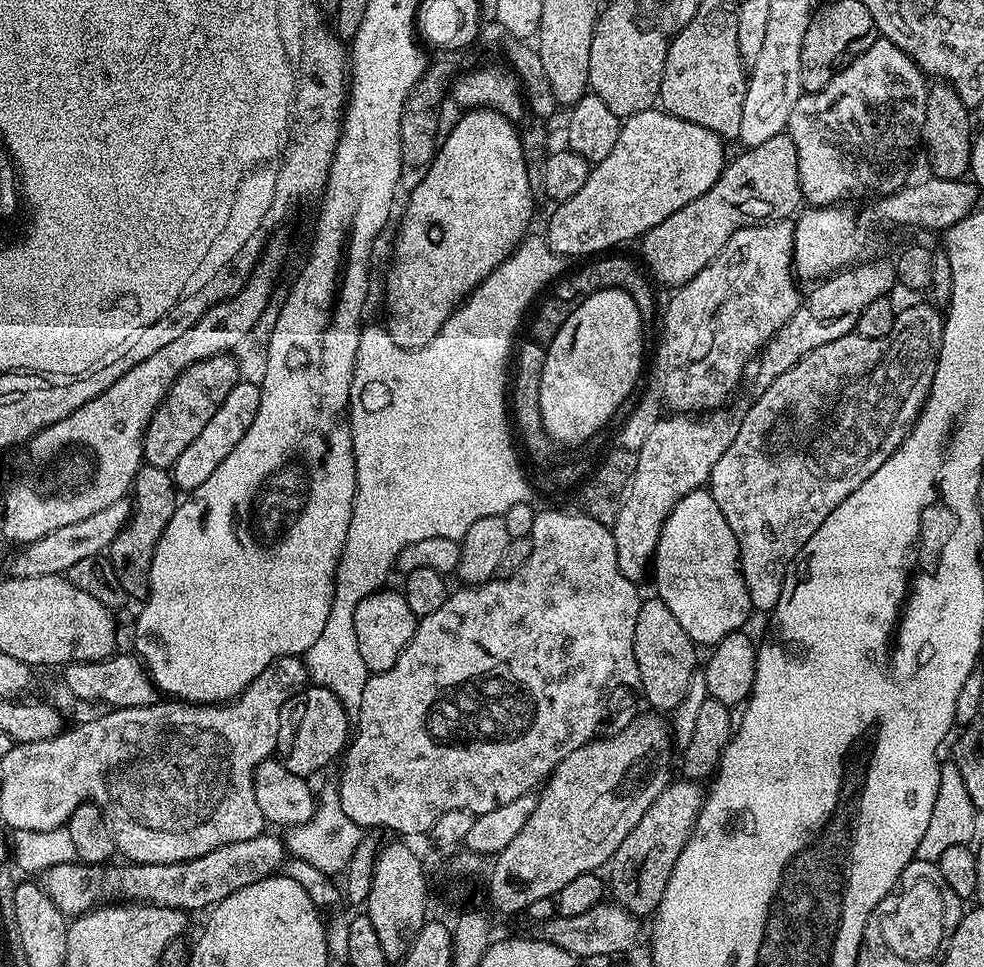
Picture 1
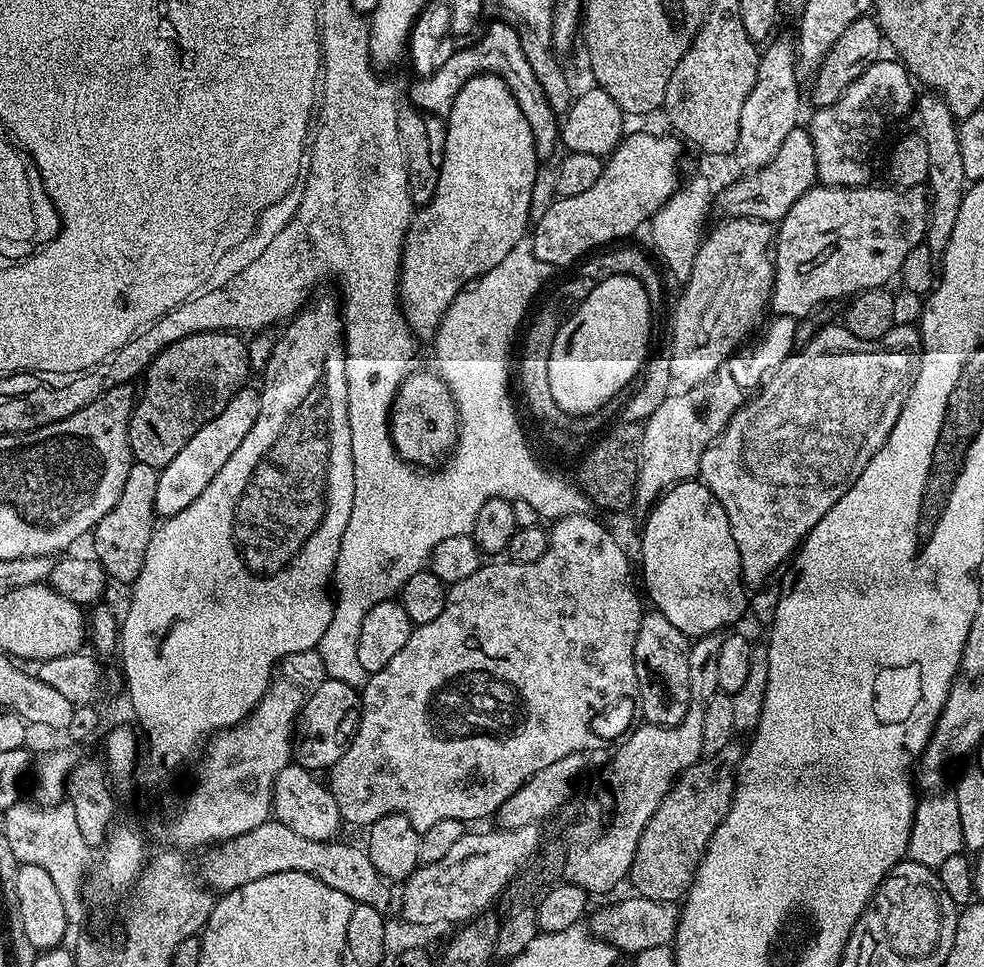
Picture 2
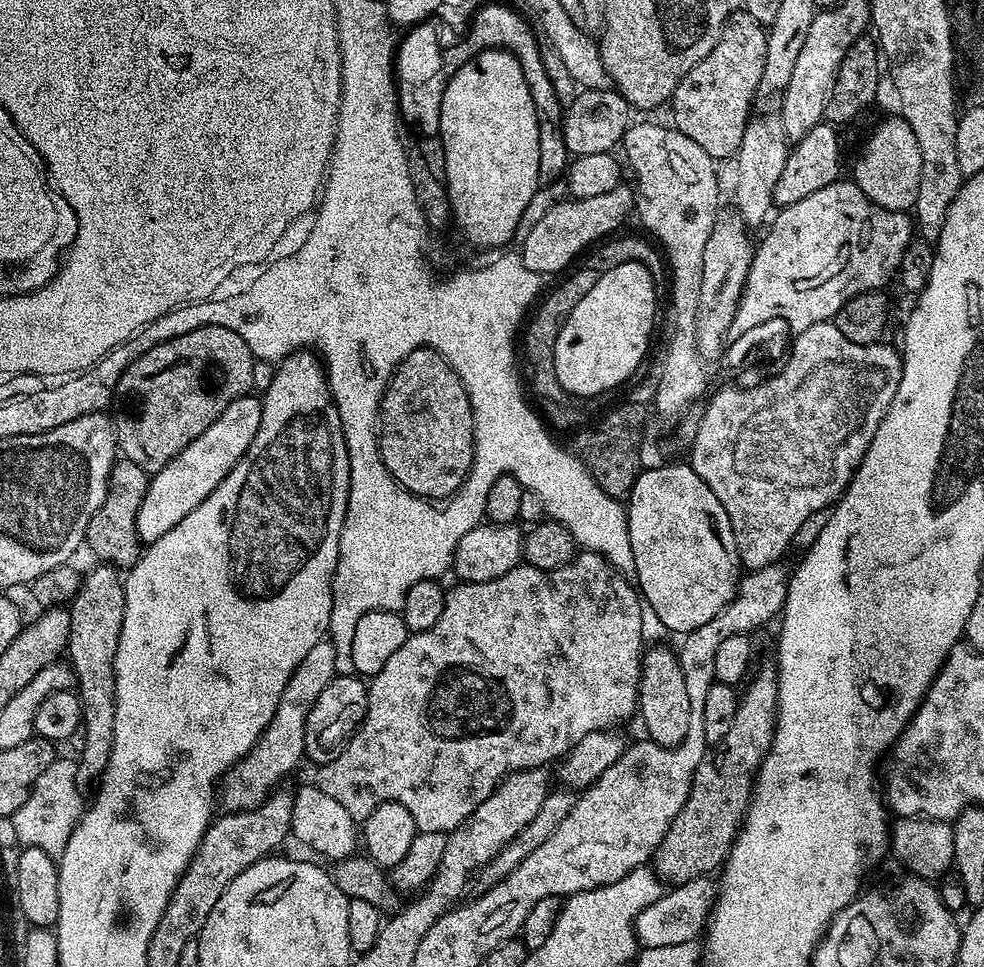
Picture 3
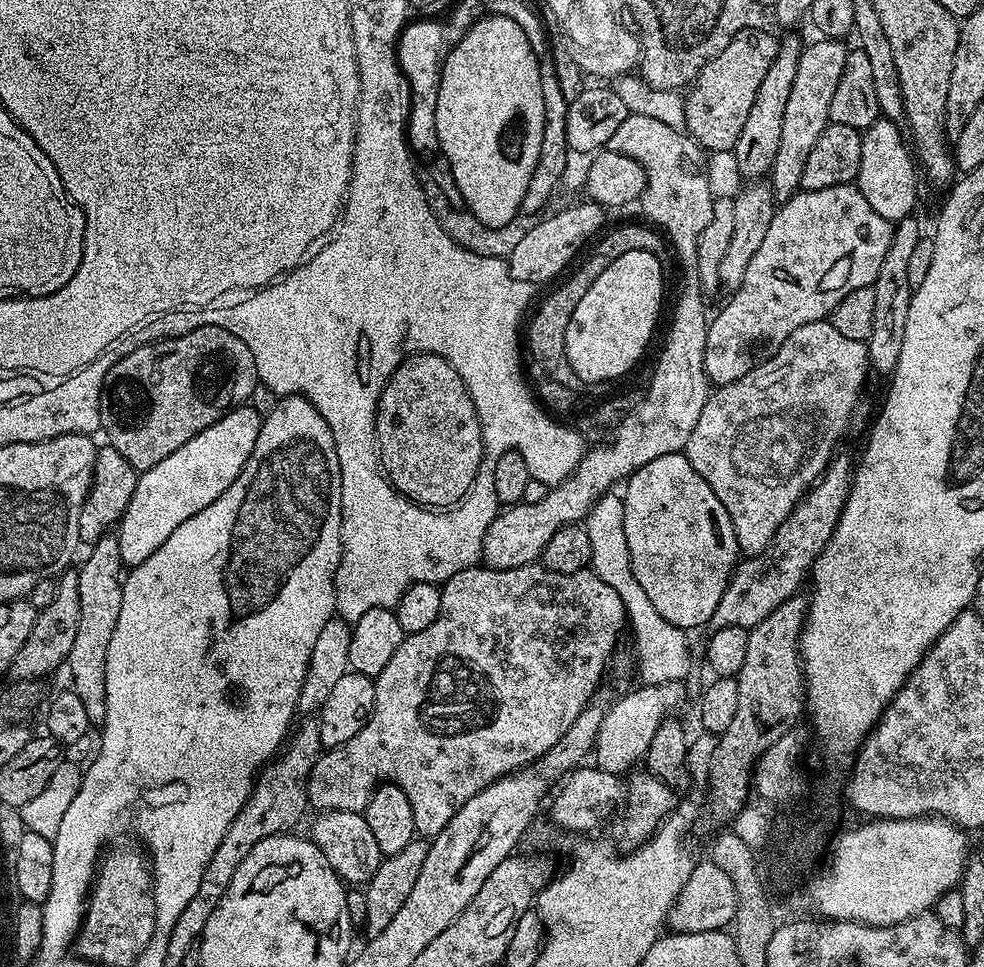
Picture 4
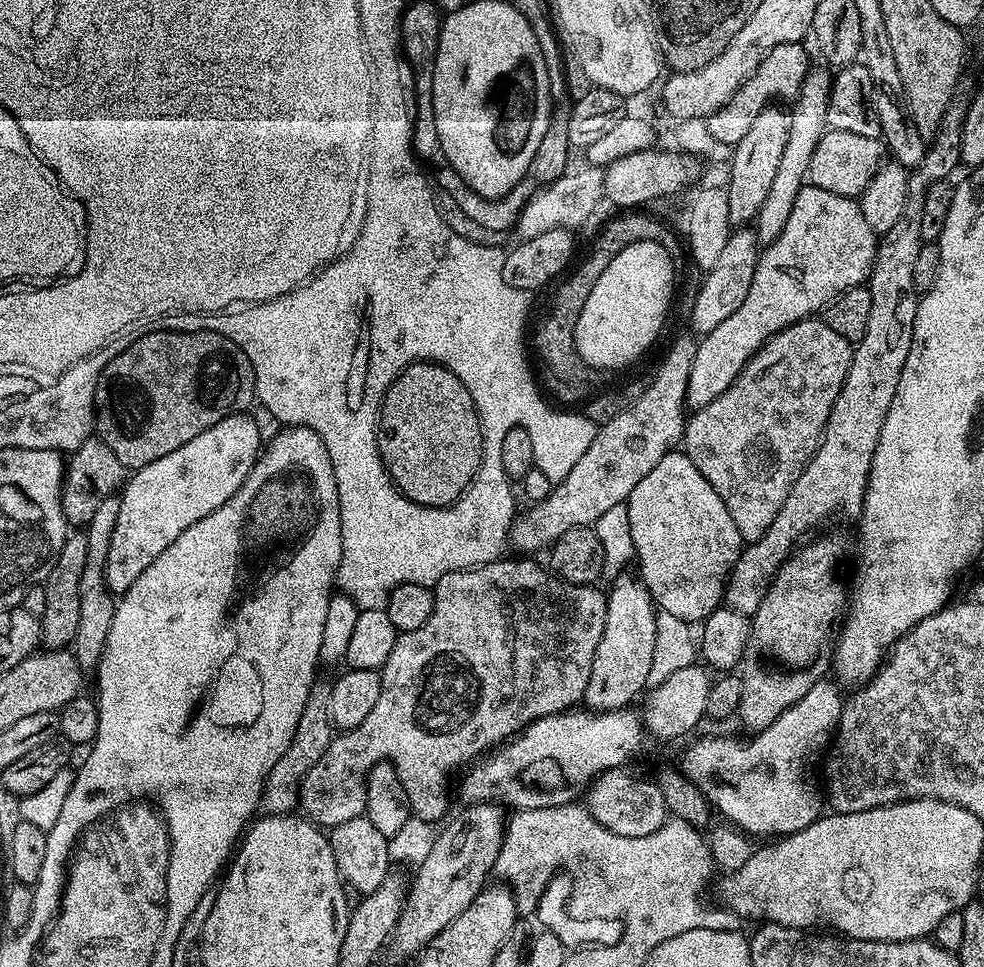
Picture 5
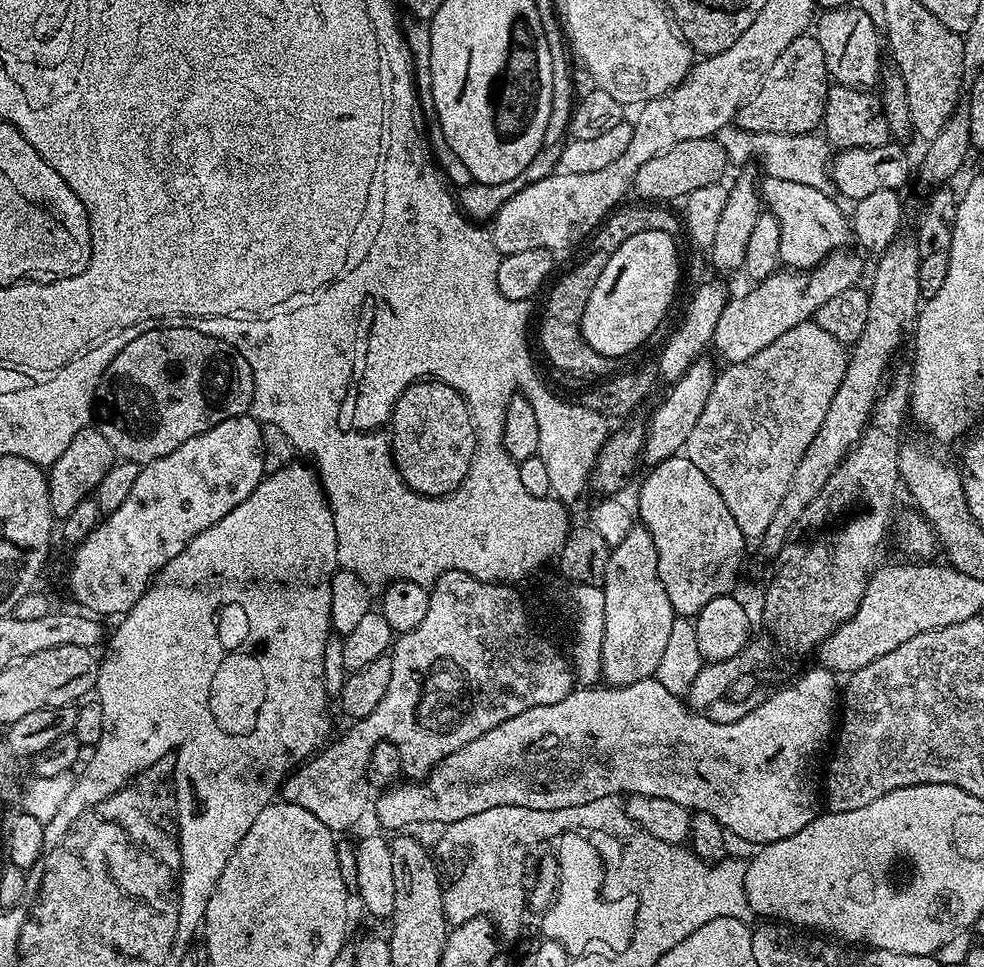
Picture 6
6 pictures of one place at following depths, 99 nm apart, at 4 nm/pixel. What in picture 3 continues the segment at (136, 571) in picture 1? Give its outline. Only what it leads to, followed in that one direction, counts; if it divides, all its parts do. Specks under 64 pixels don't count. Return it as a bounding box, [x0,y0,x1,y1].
[86,459,150,570]

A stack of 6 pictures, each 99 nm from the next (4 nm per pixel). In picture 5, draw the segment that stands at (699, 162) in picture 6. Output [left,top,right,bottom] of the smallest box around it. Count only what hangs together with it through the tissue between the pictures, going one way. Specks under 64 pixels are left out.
[604,146,697,210]

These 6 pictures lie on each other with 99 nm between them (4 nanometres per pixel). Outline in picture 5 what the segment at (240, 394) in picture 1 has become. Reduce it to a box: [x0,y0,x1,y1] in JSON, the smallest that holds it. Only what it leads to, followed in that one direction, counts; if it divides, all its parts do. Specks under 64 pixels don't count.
[106,412,261,594]

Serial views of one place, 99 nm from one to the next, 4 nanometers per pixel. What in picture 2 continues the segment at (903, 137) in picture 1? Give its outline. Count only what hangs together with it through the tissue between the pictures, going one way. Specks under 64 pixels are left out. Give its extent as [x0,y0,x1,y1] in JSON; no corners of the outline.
[806,59,918,188]

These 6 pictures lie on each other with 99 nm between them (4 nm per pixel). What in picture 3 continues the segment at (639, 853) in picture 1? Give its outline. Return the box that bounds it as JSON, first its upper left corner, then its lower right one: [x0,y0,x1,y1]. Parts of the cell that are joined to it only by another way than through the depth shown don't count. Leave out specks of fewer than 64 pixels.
[651,662,776,884]

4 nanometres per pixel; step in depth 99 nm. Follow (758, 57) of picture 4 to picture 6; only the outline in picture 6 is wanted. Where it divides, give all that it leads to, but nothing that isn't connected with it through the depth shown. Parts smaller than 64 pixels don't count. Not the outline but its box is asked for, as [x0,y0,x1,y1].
[735,35,830,134]

